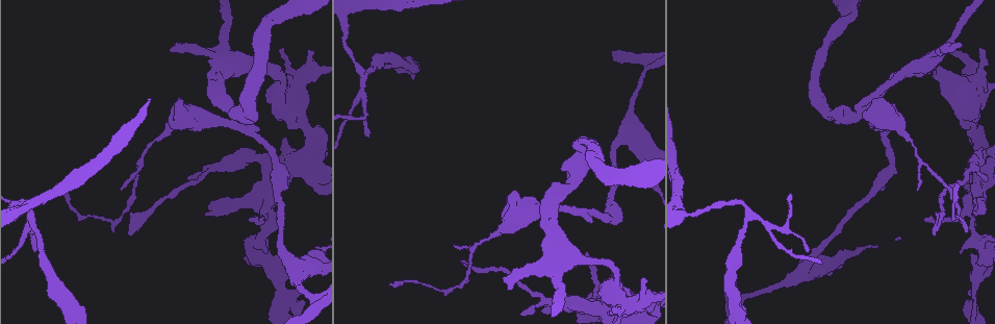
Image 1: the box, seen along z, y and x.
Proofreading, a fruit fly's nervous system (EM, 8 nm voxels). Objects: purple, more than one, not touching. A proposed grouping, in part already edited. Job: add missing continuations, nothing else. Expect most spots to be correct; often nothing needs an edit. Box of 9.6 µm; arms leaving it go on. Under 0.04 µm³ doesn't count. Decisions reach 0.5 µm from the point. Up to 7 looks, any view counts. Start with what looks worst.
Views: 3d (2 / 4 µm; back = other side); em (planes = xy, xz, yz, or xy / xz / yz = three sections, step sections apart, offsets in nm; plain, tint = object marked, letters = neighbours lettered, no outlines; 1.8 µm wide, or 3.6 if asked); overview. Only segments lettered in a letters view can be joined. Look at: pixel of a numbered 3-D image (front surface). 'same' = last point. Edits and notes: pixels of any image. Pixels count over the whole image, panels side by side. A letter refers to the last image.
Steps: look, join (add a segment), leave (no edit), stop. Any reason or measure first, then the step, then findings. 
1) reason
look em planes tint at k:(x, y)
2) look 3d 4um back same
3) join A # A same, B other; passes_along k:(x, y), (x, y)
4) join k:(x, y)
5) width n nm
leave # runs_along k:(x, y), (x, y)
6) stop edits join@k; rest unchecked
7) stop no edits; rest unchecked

three-way junction
look 3d 4um back at 1:(649, 66)

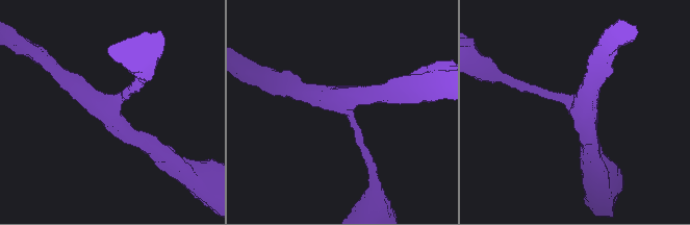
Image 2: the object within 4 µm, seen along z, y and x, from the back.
arms 3; shape alone is not enough
look em planes plain at 2:(345, 104)

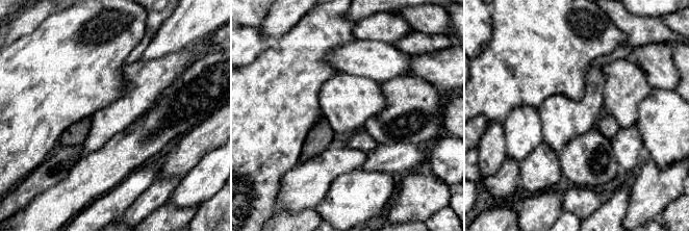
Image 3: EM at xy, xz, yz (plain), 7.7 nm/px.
see the neighbours
look em planes letters same

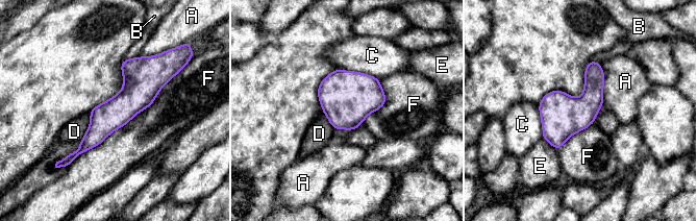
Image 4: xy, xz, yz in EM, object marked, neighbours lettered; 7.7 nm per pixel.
leave # A other, B other, C other, D other, E other, F other; runs_along 4:(153, 64), (141, 88), (71, 156); none of them fits

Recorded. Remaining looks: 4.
four or more arms meet
look em planes letters at 1:(571, 255)

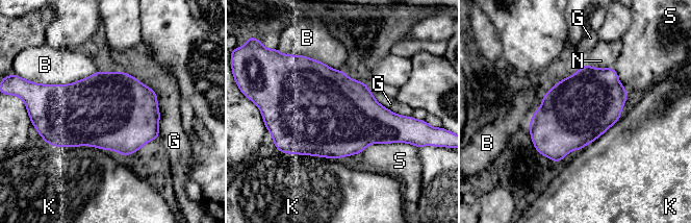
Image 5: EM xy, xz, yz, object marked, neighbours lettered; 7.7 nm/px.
longest_contact G 550 nm
leave # B other, G other, K other, N other, S other; none of them fits

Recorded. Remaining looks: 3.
a narrow waist
look 3d 2um at 1:(268, 268)

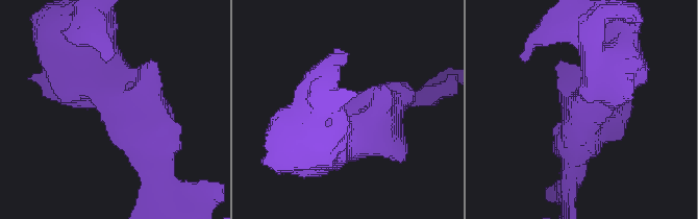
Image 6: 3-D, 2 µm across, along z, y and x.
now the EM
look em planes plain at 6:(353, 106)

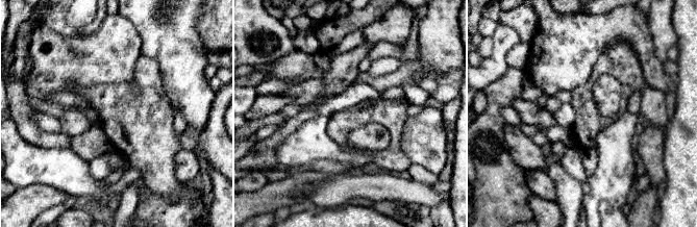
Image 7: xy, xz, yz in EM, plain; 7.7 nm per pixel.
look em planes letters same

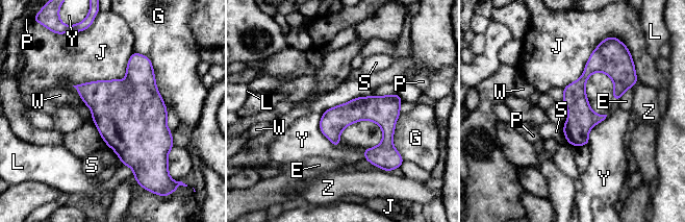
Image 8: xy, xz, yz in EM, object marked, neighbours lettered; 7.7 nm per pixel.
leave # E other, G other, J other, L other, P other, S other, W other, Y other, Z other; border 8:(321, 114), (320, 130), (338, 148); none of them fits

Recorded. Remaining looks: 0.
stop no edits; rest unchecked

